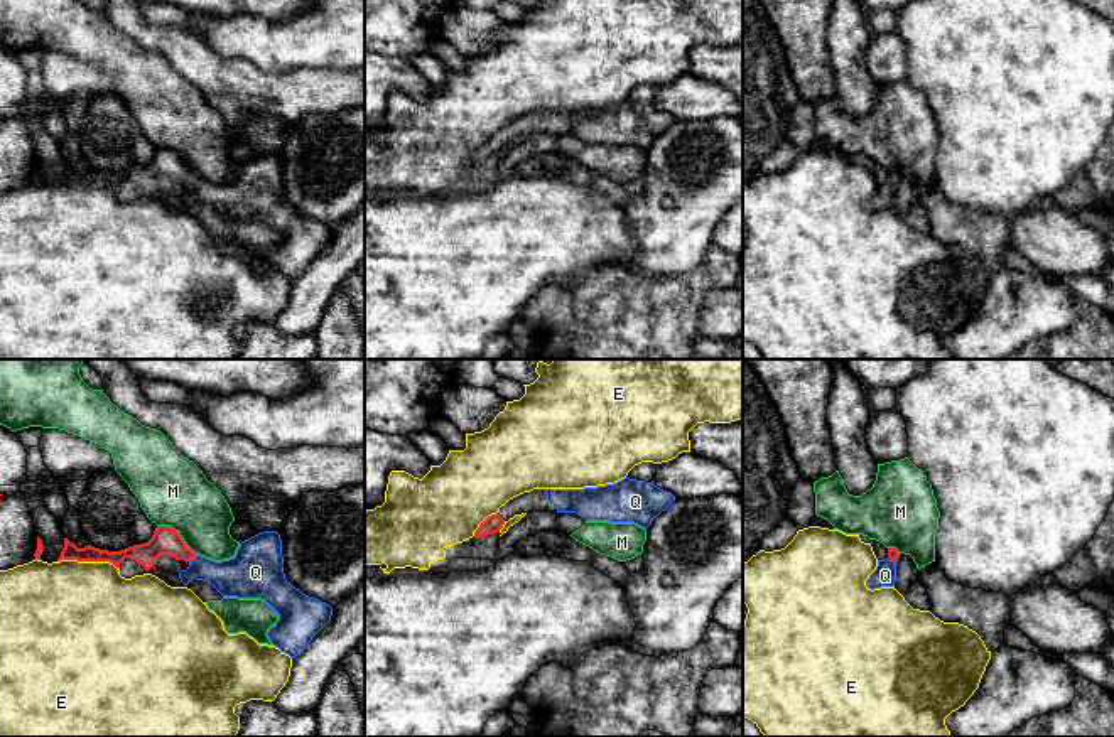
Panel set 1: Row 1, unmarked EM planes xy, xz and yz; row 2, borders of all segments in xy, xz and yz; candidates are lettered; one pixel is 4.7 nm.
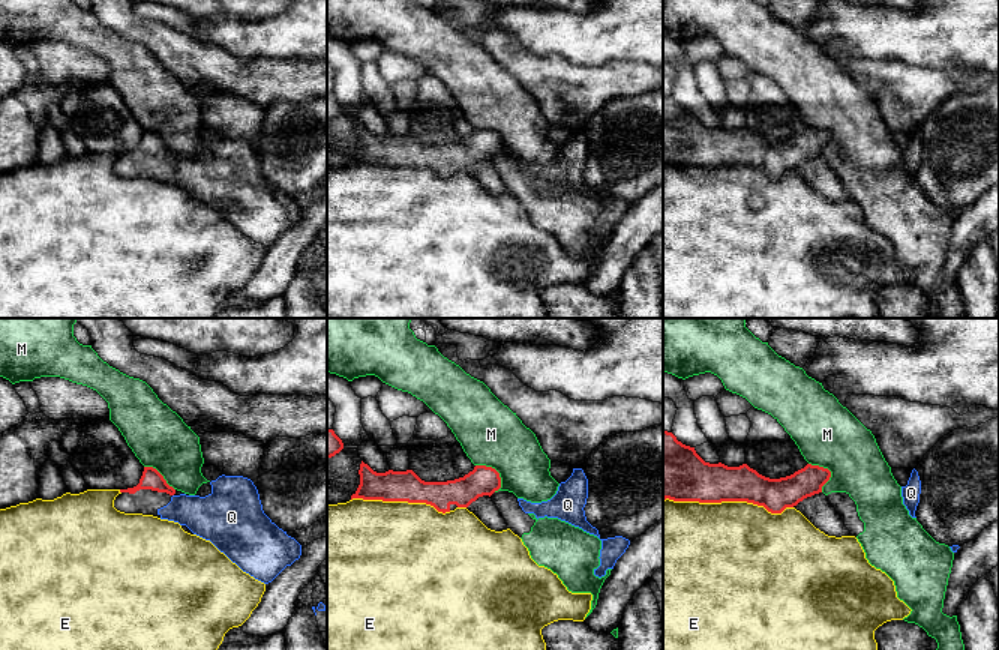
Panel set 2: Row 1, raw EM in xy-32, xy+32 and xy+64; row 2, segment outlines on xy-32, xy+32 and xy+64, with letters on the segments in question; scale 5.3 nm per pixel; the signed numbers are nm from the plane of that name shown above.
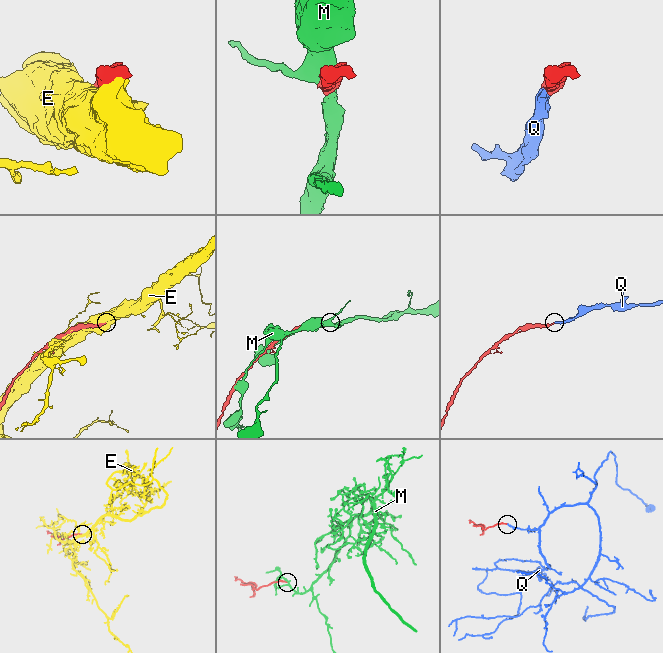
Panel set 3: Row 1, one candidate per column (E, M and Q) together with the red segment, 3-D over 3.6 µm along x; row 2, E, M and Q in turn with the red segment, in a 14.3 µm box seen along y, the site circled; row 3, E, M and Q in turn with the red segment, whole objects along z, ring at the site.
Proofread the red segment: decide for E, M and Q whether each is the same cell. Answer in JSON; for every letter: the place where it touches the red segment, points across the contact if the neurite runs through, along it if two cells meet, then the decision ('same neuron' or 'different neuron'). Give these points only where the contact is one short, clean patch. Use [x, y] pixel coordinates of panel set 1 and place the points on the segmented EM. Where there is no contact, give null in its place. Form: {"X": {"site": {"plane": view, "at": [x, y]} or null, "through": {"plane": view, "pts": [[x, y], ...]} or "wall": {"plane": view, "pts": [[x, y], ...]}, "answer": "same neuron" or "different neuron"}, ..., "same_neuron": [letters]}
{"E": {"site": {"plane": "xy", "at": [88, 560]}, "answer": "different neuron"}, "M": {"site": {"plane": "xy", "at": [178, 533]}, "wall": {"plane": "xy", "pts": [[157, 525], [173, 528], [196, 554]]}, "answer": "different neuron"}, "Q": {"site": {"plane": "xy", "at": [193, 559]}, "through": {"plane": "xy", "pts": [[166, 540], [193, 559], [206, 570], [242, 577]]}, "answer": "same neuron"}, "same_neuron": ["Q"]}

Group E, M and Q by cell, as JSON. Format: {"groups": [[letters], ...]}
{"groups": [["E"], ["M"], ["Q"]]}

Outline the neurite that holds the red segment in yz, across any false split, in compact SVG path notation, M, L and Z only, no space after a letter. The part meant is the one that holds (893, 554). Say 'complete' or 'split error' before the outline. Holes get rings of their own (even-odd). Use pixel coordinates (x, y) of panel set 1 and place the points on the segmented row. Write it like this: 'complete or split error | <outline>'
split error | M888 548L888 557L884 560L878 560L876 570L866 580L866 587L871 590L881 589L881 587L895 587L896 562L900 555L901 553L896 548Z

